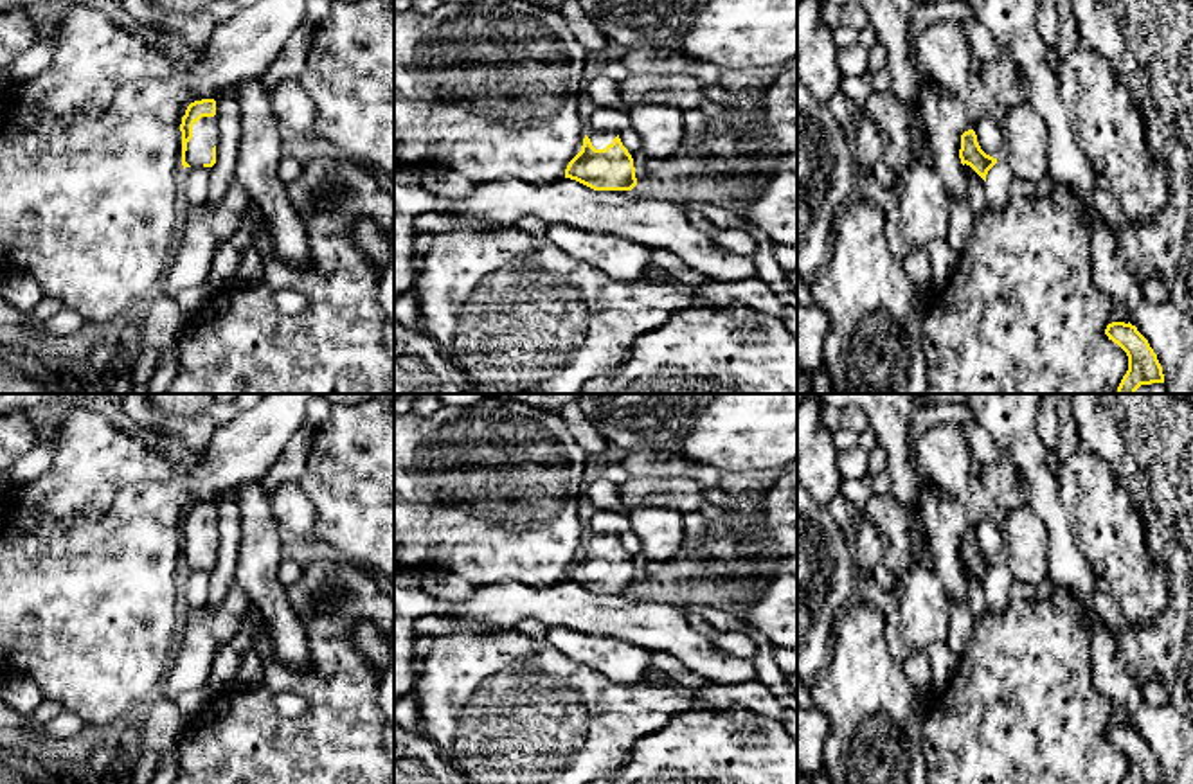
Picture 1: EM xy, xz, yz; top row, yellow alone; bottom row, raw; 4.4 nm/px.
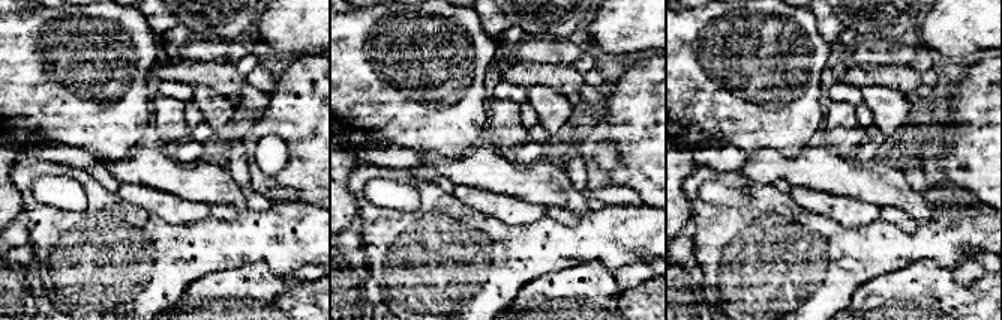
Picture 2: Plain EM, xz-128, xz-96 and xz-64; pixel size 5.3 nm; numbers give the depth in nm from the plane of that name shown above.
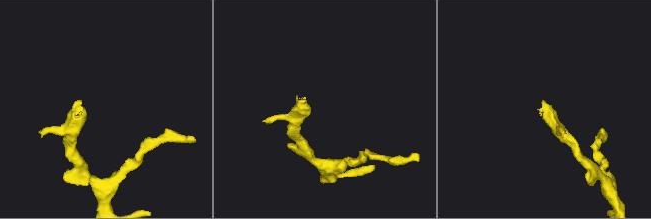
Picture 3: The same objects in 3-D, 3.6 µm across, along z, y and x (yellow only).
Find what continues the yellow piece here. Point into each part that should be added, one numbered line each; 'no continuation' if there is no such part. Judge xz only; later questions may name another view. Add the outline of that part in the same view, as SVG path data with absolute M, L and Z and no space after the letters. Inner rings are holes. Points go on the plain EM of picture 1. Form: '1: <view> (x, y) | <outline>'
1: xz (600, 542) | M588 532L587 539L590 541L590 545L596 552L605 552L608 547L612 547L612 543L617 539L617 536Z

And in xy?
1: xy (204, 542) | M202 520L193 529L193 541L187 545L185 565L189 568L211 566L218 559L218 529L214 520Z

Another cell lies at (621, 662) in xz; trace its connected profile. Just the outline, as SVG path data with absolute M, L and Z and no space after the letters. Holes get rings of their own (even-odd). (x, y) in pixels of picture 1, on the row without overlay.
M551 628L547 631L547 644L615 683L641 680L653 658L653 653L641 646L619 638L585 635L569 628Z

